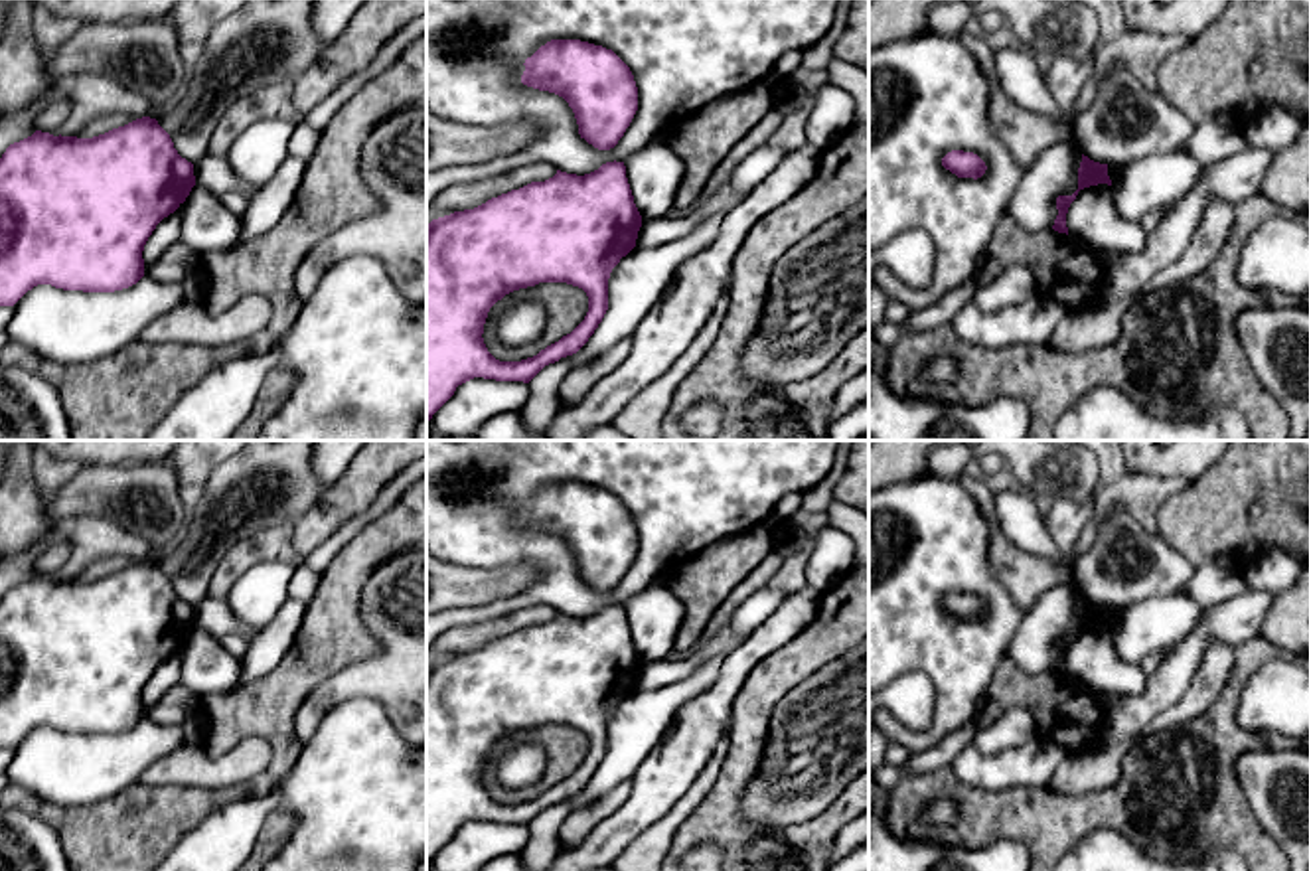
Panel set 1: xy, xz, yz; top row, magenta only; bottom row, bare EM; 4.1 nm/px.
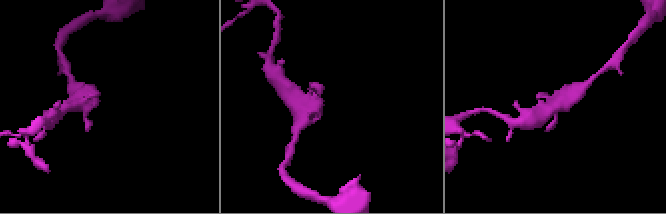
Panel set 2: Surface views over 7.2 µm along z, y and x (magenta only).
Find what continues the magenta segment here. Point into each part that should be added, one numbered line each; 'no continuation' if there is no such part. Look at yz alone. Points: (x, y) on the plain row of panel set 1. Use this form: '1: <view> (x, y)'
no continuation

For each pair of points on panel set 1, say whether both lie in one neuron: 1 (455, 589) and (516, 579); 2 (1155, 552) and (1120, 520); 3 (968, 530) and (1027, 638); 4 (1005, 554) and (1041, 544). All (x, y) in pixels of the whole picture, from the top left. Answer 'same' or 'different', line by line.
1: same
2: same
3: different
4: different

